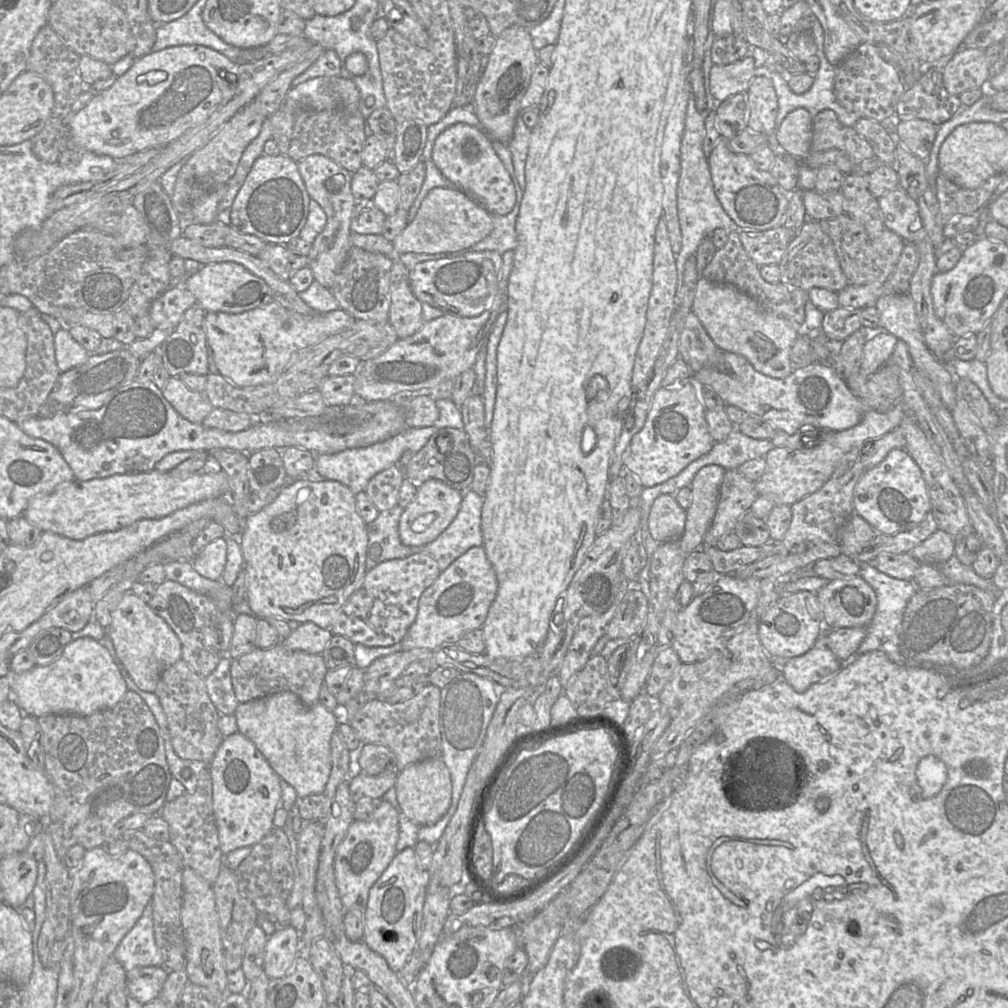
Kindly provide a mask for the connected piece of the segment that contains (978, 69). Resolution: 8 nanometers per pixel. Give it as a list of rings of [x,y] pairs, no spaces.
[[[961,47],[943,68],[943,85],[952,95],[981,88],[992,75],[985,50]]]

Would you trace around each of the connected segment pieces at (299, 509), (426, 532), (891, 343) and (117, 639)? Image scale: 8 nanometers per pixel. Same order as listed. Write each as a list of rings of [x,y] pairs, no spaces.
[[[312,473],[288,481],[276,498],[244,520],[240,536],[246,572],[246,601],[258,618],[312,622],[329,629],[342,606],[361,586],[366,570],[367,524],[356,511],[355,494],[345,485]]]
[[[430,479],[417,488],[414,499],[403,508],[399,519],[399,538],[406,546],[423,546],[434,541],[456,517],[463,492],[455,490],[443,482]]]
[[[886,331],[866,341],[863,347],[860,375],[868,378],[883,367],[890,359],[897,342],[898,339]]]
[[[127,591],[123,595],[118,607],[112,613],[111,623],[105,628],[106,634],[114,645],[118,658],[141,690],[154,692],[162,672],[181,659],[182,648],[178,636],[163,618],[156,615],[147,603],[131,591]]]

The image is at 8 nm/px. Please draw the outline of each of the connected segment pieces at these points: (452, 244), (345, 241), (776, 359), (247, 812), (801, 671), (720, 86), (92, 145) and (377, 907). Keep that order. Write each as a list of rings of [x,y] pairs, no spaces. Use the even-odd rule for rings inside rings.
[[[436,187],[423,199],[415,218],[392,240],[395,255],[403,253],[437,254],[465,250],[486,238],[493,229],[490,213],[458,188]]]
[[[310,155],[297,163],[305,188],[311,199],[315,200],[326,214],[326,225],[311,244],[308,254],[308,267],[314,280],[330,288],[348,257],[351,244],[351,219],[356,204],[351,193],[352,173],[348,172],[330,158],[323,155]]]
[[[701,277],[697,282],[691,312],[698,317],[710,338],[722,351],[742,356],[757,372],[772,378],[785,378],[792,373],[789,356],[798,333],[784,319],[762,308],[756,300],[736,287],[714,283]]]
[[[238,731],[223,739],[208,769],[222,853],[227,855],[238,848],[252,847],[274,827],[275,810],[281,804],[281,778],[255,744]]]
[[[821,634],[806,653],[787,659],[781,672],[782,679],[794,690],[805,692],[812,685],[832,677],[842,668],[842,661],[828,648],[826,636]]]
[[[751,55],[728,65],[713,65],[709,74],[710,93],[717,101],[723,101],[737,93],[746,93],[756,67]]]
[[[200,45],[176,46],[135,60],[133,66],[101,94],[94,96],[77,113],[71,114],[66,125],[70,133],[70,144],[80,151],[90,151],[120,160],[131,154],[154,147],[164,147],[203,121],[222,101],[223,94],[217,77],[224,78],[231,72],[237,73],[239,66],[225,55]]]
[[[408,847],[396,853],[369,891],[367,906],[363,912],[363,941],[382,956],[396,973],[405,966],[420,938],[428,885],[429,872],[419,866],[414,848]]]

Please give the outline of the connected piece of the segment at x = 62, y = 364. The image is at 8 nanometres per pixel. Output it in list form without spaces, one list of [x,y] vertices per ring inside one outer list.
[[[66,329],[58,330],[54,334],[54,345],[56,363],[61,372],[85,363],[91,355]]]

